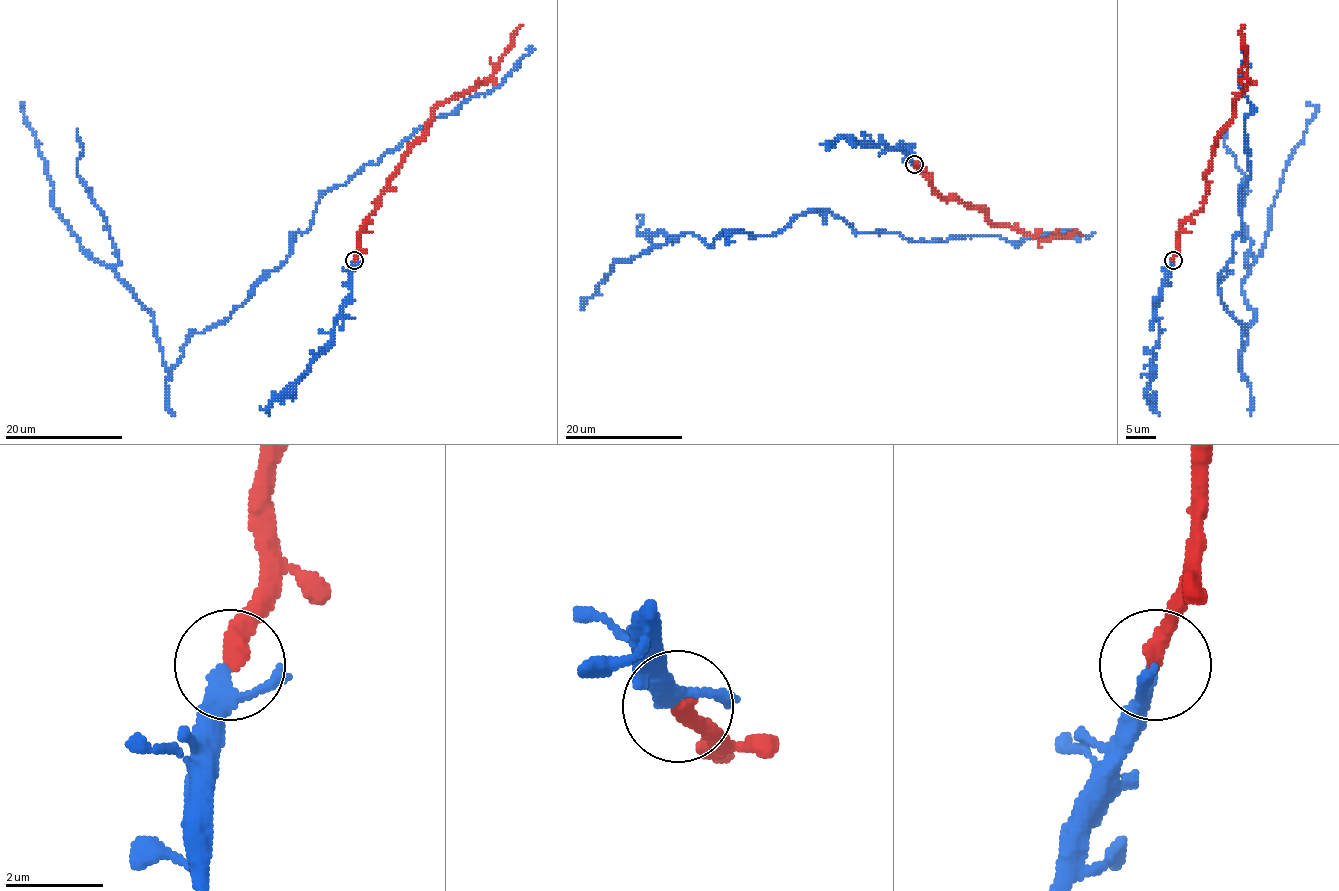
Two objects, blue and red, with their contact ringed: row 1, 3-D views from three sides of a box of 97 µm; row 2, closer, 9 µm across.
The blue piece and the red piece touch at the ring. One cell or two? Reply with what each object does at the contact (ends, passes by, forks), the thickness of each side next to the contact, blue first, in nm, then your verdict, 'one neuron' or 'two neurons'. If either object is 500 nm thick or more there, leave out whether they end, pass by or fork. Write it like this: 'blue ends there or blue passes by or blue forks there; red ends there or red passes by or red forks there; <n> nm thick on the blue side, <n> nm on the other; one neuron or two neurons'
blue passes by; red ends there; 260 nm thick on the blue side, 360 nm on the other; one neuron

